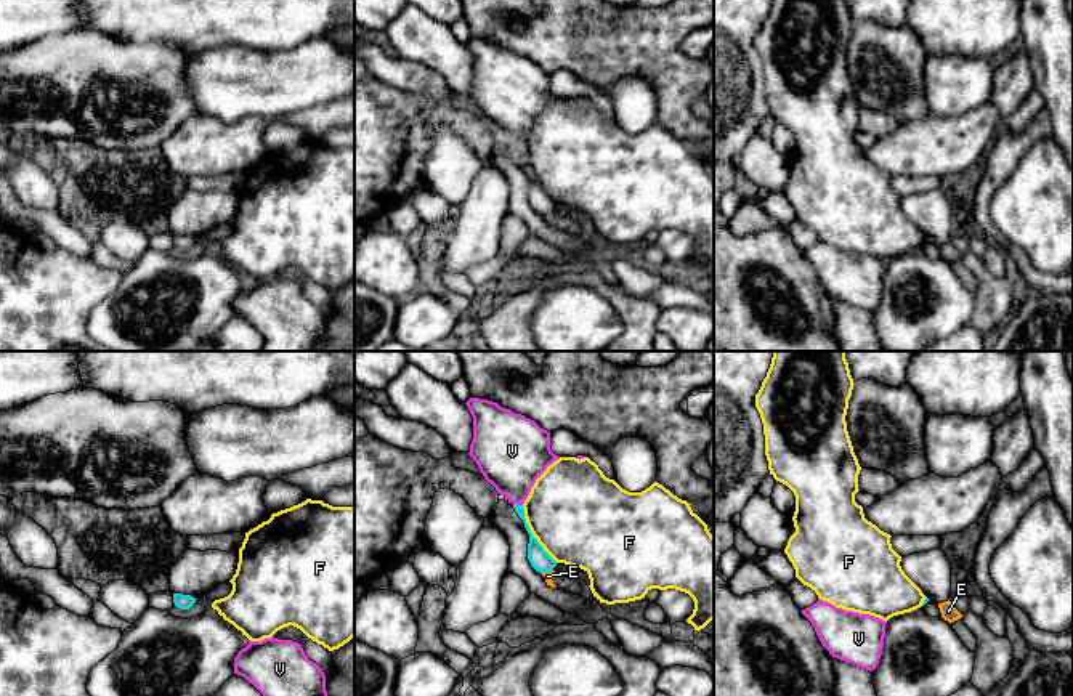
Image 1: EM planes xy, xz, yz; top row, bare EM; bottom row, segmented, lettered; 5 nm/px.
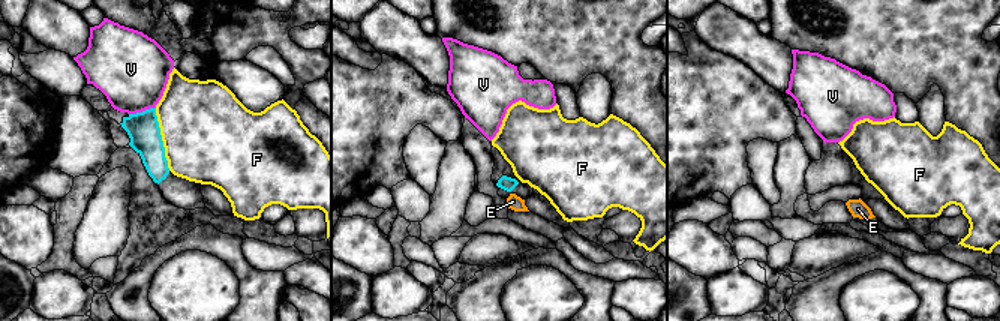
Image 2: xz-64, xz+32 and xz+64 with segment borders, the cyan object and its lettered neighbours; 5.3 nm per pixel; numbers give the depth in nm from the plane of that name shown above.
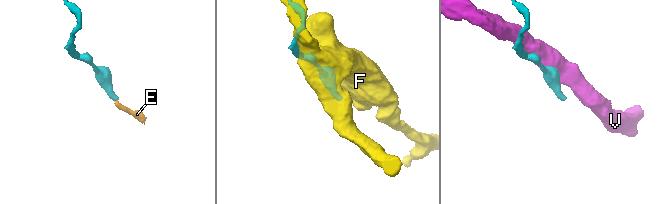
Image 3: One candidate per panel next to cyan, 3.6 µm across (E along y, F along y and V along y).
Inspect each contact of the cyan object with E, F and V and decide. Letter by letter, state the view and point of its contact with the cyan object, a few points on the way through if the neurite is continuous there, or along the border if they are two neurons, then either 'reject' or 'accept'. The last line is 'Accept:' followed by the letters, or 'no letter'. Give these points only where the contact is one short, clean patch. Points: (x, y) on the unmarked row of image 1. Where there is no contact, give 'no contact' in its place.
E: meets cyan in xz at (546, 212); runs through xz (539, 199), (546, 212), (547, 217); accept
F: meets cyan in xz at (531, 175); reject
V: meets cyan in xz at (517, 145); border along xz (514, 143), (522, 146); reject
Accept: E

